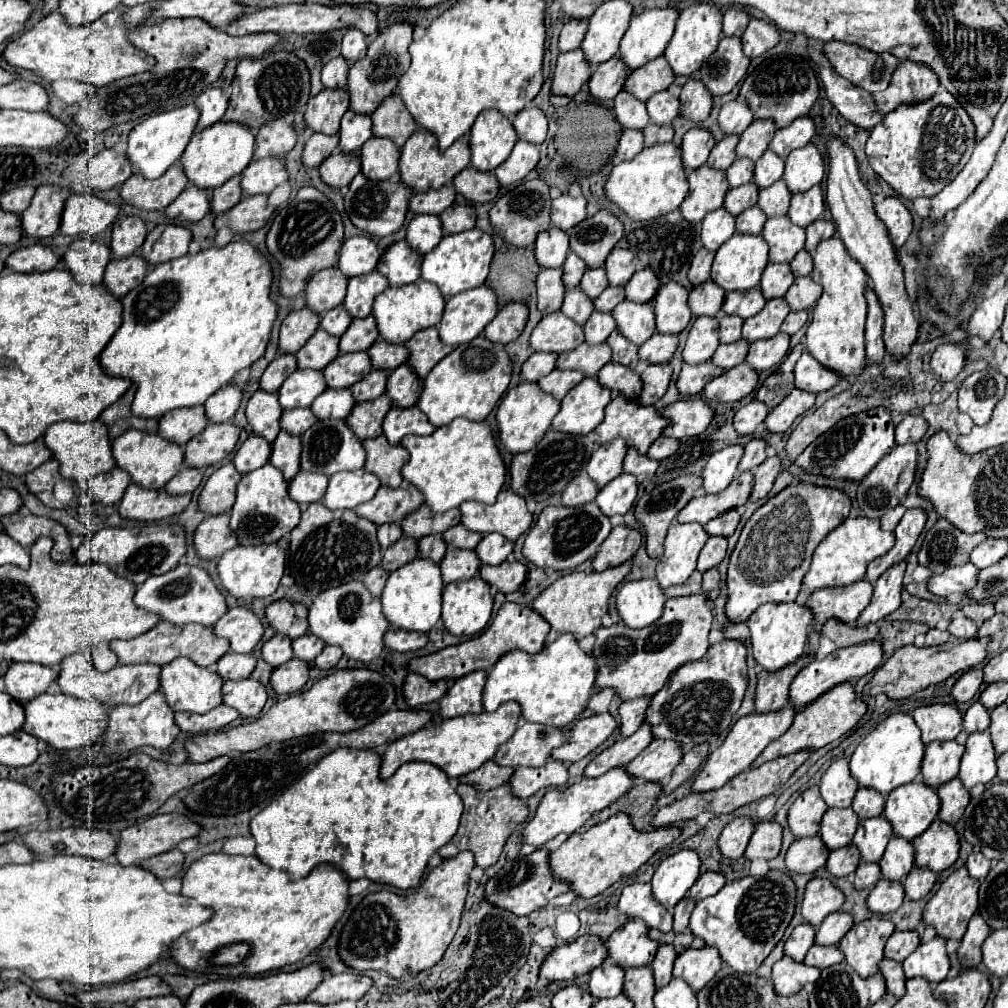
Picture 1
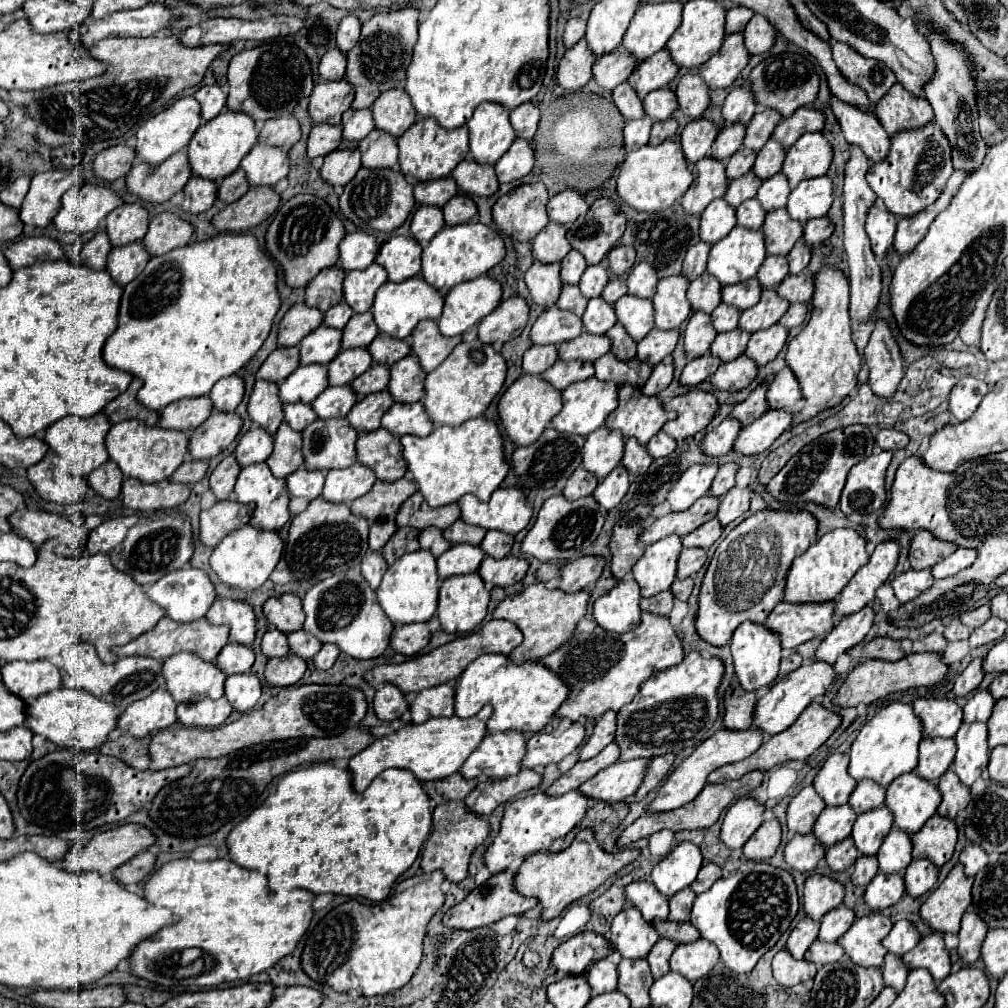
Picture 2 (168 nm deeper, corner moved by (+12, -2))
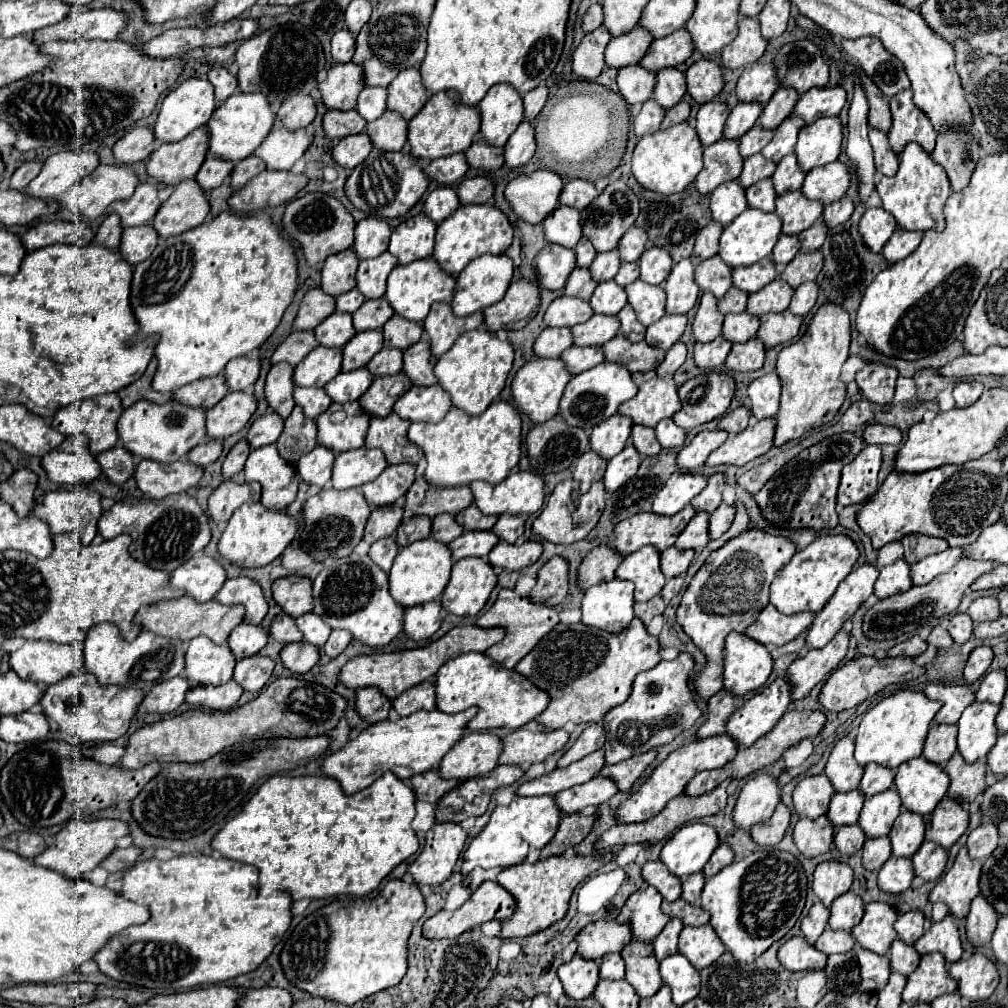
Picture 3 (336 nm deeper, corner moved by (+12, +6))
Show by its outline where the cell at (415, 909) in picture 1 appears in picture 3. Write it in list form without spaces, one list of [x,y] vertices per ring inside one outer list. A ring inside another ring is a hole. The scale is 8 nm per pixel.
[[[399,879],[389,881],[373,899],[333,901],[307,915],[293,929],[279,955],[283,975],[311,997],[355,1005],[403,979],[407,971],[407,939],[423,913],[421,889]]]

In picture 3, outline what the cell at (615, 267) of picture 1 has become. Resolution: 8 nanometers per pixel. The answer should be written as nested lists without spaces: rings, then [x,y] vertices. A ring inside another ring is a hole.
[[[633,225],[619,241],[621,261],[637,261],[645,251],[645,245],[647,245],[647,231],[643,227]]]

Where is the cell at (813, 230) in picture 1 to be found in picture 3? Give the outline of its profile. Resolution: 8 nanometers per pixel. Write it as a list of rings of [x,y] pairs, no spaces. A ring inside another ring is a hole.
[[[843,197],[843,199],[825,207],[823,221],[827,223],[827,227],[835,227],[839,223],[845,223],[853,211],[855,211],[855,203],[849,197]]]

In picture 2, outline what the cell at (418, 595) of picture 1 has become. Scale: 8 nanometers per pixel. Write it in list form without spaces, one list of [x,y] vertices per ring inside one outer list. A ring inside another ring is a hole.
[[[415,551],[407,553],[397,559],[383,575],[383,581],[377,589],[377,599],[385,615],[395,623],[419,623],[429,621],[437,609],[437,595],[439,595],[439,575],[435,557],[429,551]]]

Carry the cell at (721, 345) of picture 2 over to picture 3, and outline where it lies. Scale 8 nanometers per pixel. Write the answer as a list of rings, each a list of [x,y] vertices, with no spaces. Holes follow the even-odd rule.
[[[737,313],[737,315],[727,315],[723,323],[723,337],[731,343],[745,343],[751,337],[757,335],[759,329],[759,317],[749,315],[749,313]]]

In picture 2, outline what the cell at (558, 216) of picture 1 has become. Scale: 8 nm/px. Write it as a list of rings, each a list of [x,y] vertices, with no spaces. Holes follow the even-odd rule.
[[[563,191],[549,199],[547,203],[547,215],[551,221],[567,225],[573,223],[579,215],[585,215],[589,205],[585,203],[583,195],[577,191]]]

